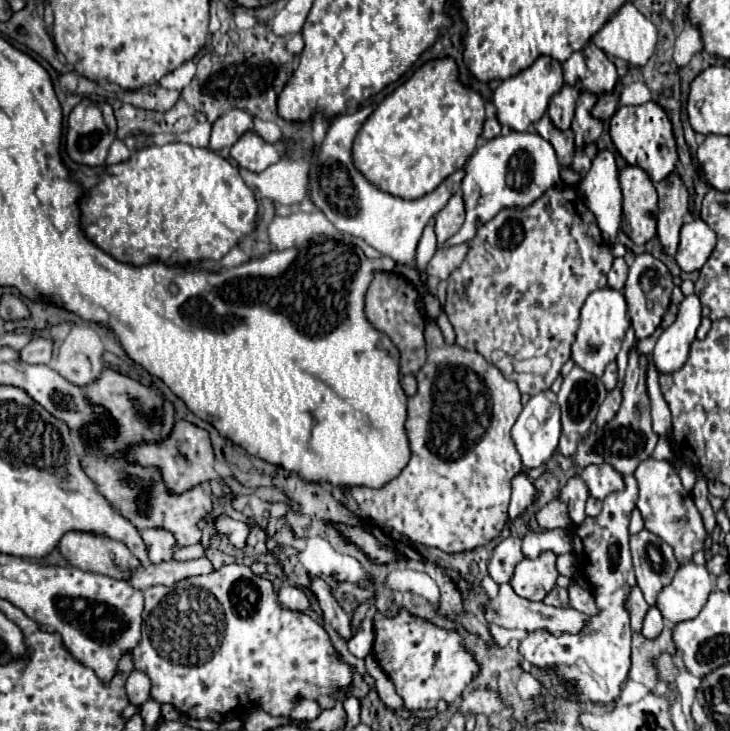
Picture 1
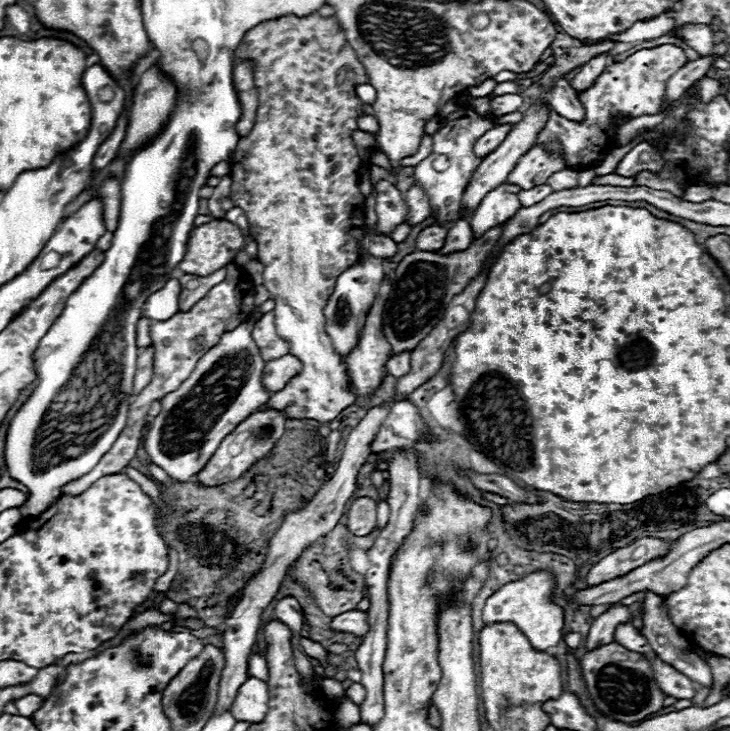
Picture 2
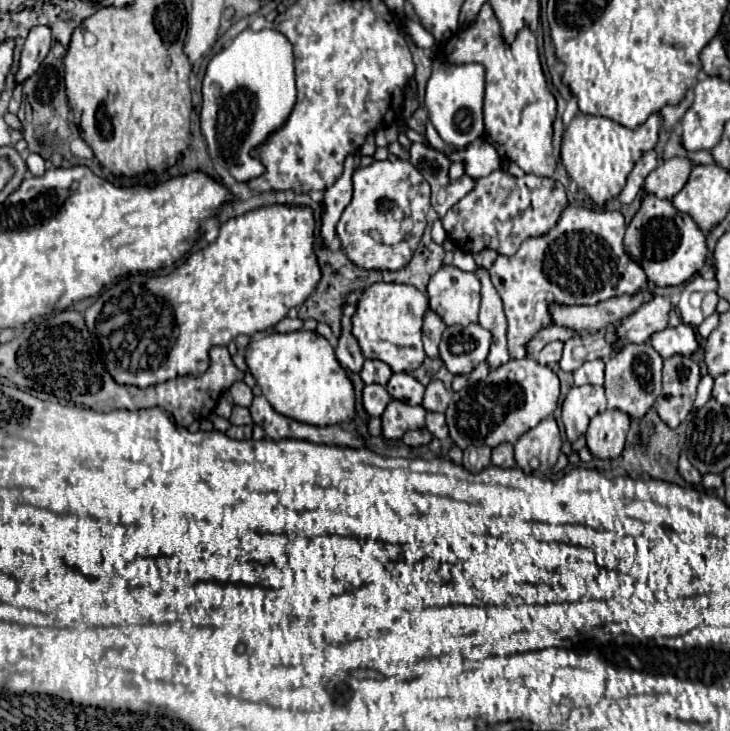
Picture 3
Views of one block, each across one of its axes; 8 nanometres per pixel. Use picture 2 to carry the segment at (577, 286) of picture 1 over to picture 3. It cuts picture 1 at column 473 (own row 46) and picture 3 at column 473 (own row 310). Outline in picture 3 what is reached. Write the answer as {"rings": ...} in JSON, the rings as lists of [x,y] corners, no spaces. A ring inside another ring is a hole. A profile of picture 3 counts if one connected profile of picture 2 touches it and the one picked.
{"rings":[[[442,266],[428,284],[430,308],[442,316],[448,326],[468,326],[478,322],[480,280],[472,272]]]}

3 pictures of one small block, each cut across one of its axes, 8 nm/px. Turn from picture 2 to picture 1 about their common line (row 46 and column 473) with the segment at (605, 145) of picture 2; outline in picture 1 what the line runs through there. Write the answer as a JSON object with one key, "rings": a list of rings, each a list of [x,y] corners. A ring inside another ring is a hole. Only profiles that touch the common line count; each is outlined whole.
{"rings":[[[400,608],[394,616],[376,612],[374,634],[374,658],[394,682],[408,710],[436,708],[438,700],[446,700],[448,704],[454,702],[480,672],[476,658],[462,646],[464,638],[460,632],[438,628],[424,618],[412,616],[406,608]]]}

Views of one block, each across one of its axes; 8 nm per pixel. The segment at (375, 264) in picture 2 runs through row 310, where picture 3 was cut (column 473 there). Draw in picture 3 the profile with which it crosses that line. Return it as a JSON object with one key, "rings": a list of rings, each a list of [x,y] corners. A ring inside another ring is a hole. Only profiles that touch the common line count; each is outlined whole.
{"rings":[[[480,324],[446,326],[438,350],[448,372],[468,374],[476,364],[486,360],[490,342],[492,336]]]}

